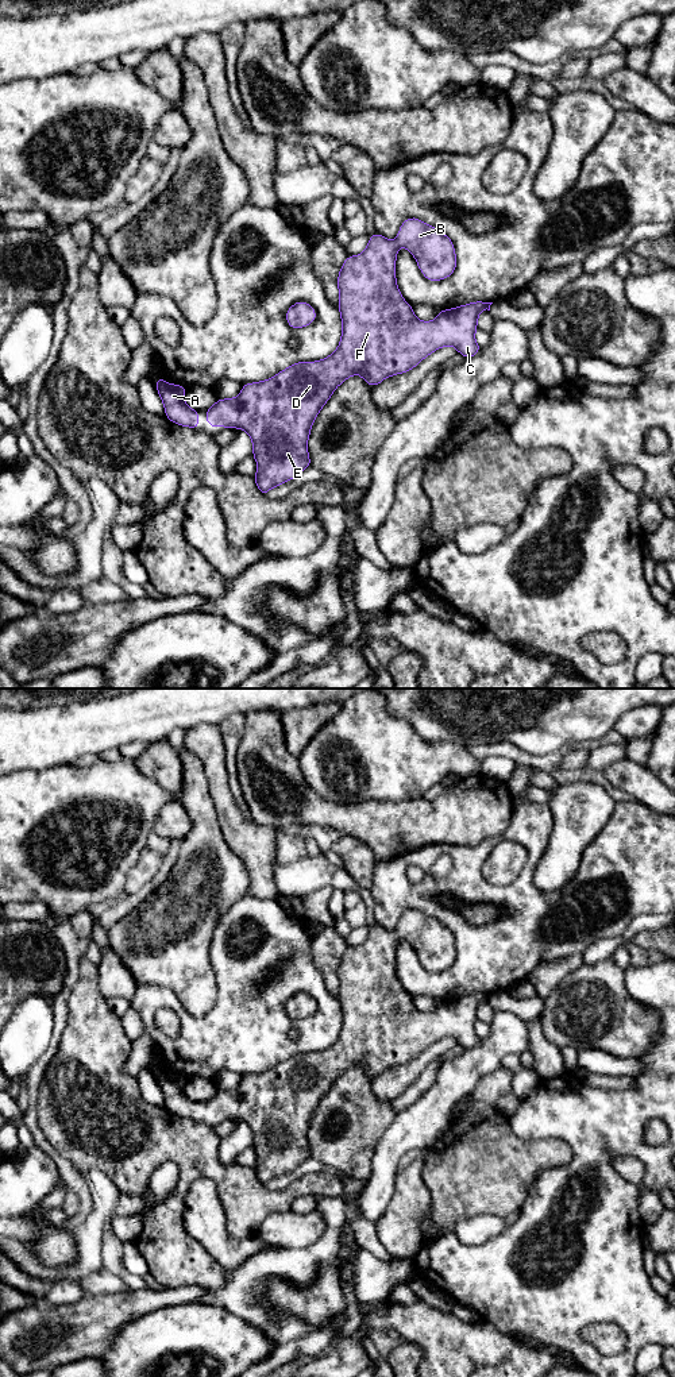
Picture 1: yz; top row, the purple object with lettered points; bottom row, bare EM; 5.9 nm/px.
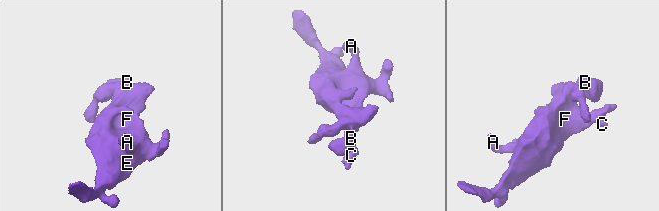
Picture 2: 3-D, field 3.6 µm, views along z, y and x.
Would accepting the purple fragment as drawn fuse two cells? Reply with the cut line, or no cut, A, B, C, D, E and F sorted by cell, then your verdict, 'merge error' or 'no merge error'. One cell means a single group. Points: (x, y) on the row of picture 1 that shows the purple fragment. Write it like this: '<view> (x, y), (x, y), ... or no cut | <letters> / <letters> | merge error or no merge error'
no cut | A B C D E F | no merge error

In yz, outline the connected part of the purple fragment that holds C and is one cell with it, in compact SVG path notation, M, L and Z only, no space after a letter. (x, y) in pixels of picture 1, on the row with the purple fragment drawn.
M406 219L396 240L375 232L362 254L347 256L338 275L342 317L339 347L325 359L297 362L270 379L246 383L238 397L219 398L212 408L204 410L208 425L239 428L250 435L252 456L258 464L254 478L262 494L312 466L308 454L312 424L335 389L347 378L359 374L370 386L377 386L387 377L409 371L444 346L454 346L466 358L479 352L474 336L478 316L485 309L490 310L493 302L477 301L440 310L432 321L418 320L397 286L396 259L400 247L412 252L429 281L441 281L455 271L456 255L451 239L420 219Z

